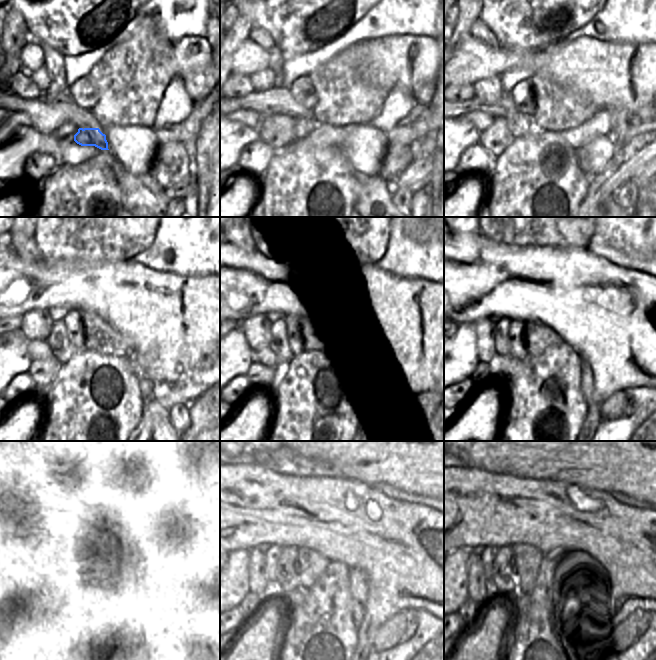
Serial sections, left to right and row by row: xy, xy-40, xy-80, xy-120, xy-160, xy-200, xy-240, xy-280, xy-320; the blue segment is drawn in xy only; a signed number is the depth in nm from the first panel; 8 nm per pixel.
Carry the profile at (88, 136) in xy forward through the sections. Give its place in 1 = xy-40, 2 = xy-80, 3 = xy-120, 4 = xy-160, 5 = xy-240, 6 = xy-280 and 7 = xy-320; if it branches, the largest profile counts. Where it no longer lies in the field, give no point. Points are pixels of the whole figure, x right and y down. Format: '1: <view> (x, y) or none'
1: xy-40 (302, 126)
2: xy-80 (519, 124)
3: xy-120 (62, 350)
4: xy-160 (279, 344)
5: xy-240 (51, 552)
6: xy-280 (273, 553)
7: xy-320 (505, 550)

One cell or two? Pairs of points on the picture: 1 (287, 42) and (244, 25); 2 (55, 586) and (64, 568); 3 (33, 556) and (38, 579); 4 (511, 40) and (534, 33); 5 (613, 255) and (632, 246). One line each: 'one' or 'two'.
1: two
2: two
3: one
4: one
5: two

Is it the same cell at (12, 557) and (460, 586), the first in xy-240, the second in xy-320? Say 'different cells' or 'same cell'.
same cell

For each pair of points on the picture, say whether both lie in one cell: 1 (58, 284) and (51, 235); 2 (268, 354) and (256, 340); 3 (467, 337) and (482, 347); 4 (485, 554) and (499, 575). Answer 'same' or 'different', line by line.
1: different
2: different
3: different
4: different

